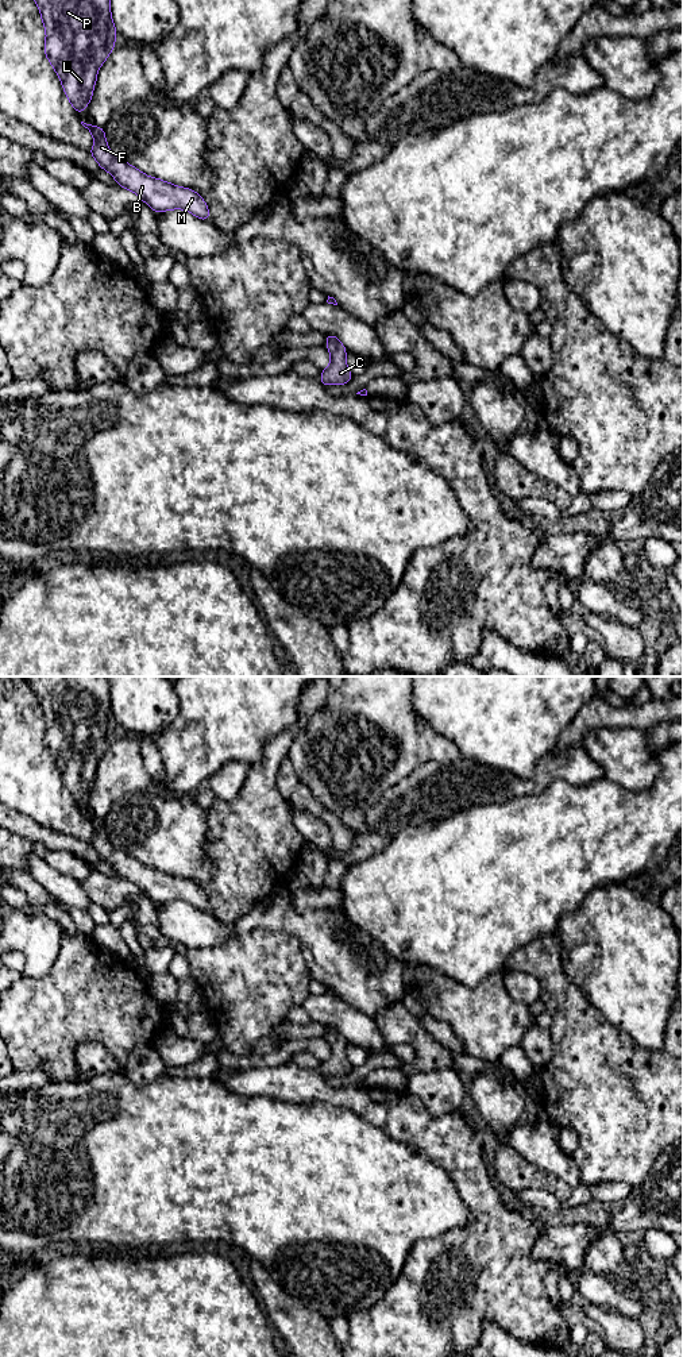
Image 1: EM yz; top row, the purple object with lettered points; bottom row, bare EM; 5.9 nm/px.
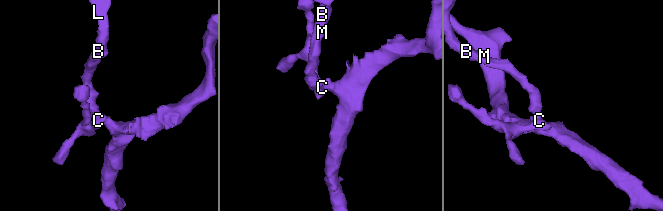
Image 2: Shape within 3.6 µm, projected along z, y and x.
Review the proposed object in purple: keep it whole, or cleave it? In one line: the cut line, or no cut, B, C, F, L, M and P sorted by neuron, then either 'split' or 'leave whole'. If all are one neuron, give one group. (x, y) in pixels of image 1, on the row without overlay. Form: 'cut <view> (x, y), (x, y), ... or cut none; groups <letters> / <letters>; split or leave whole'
cut none; groups B C F L M P; leave whole

